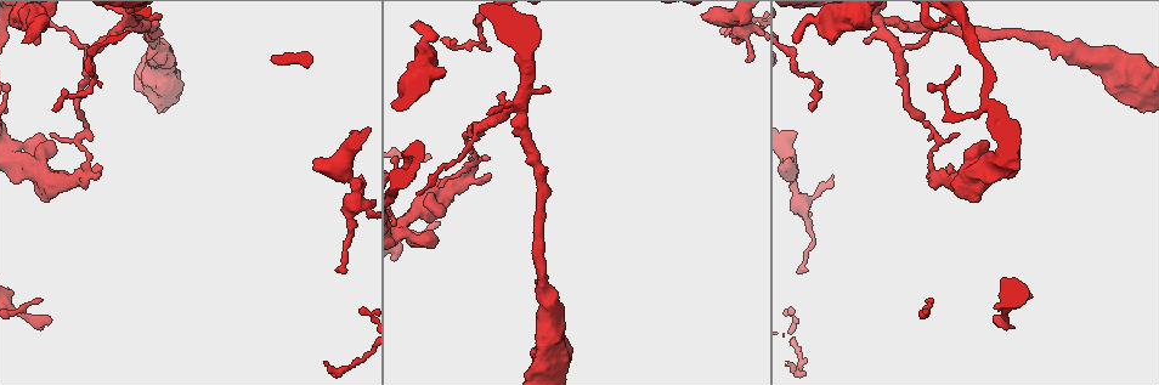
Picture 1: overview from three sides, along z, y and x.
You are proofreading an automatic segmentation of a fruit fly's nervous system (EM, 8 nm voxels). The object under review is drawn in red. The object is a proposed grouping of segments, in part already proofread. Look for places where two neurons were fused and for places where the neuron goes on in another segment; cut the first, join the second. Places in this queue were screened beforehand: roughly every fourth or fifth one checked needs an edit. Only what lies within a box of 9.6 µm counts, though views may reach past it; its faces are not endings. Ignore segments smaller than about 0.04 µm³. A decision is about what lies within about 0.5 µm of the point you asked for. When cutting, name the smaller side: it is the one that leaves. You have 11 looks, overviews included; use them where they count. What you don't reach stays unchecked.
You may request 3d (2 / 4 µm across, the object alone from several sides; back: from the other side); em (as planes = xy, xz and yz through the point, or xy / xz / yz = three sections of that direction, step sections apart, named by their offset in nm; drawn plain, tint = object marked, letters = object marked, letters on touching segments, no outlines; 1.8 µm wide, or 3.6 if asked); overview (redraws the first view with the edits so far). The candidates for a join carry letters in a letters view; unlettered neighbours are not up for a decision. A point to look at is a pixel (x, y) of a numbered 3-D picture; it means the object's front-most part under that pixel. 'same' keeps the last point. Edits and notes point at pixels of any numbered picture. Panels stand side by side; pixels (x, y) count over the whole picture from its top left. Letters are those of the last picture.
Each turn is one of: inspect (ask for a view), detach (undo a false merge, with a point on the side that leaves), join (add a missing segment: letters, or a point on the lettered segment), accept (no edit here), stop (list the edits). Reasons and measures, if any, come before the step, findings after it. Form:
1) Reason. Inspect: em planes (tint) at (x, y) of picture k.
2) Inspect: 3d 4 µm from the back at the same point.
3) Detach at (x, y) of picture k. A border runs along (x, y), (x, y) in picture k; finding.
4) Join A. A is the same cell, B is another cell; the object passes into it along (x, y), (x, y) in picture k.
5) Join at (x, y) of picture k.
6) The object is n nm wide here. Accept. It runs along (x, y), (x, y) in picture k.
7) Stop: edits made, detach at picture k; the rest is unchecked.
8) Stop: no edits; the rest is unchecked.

Abrupt turn. Inspect: em xy step 8 (letters) at (943, 179) of picture 1.

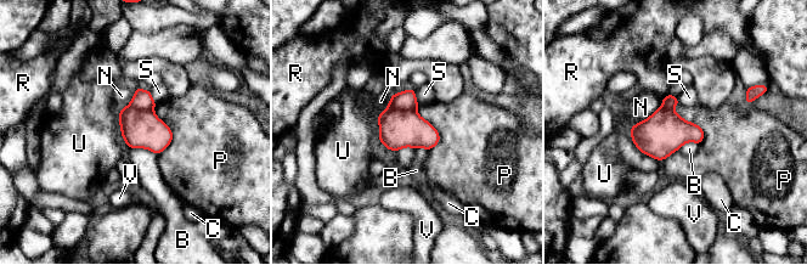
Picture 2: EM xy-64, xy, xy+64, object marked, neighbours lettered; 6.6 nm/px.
Detach at (398, 128) of picture 2. B, C, N, P, R, S, U and V are other cells; a border runs along (389, 105), (396, 108), (415, 110) in picture 2; a second neuron is stuck on.

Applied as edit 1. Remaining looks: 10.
Redraw. Inspect: overview.

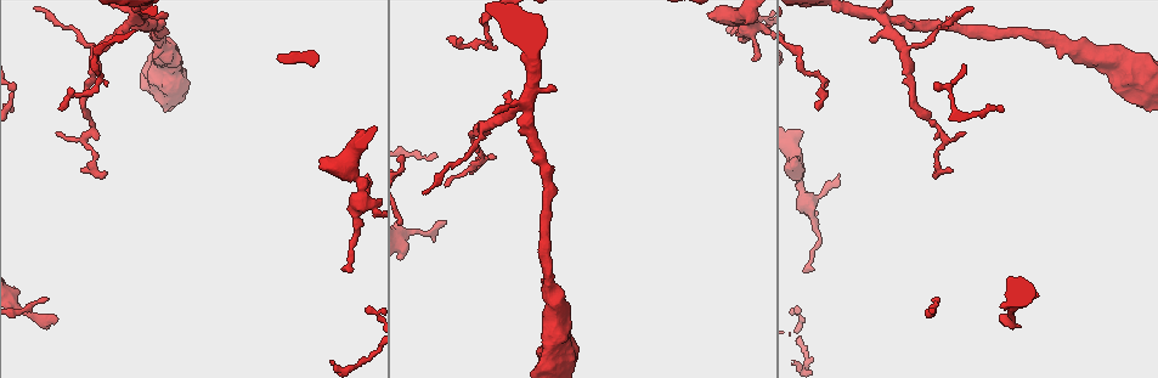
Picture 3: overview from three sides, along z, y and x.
Sharp bend. Inspect: 3d 2 µm at (526, 113) of picture 3.

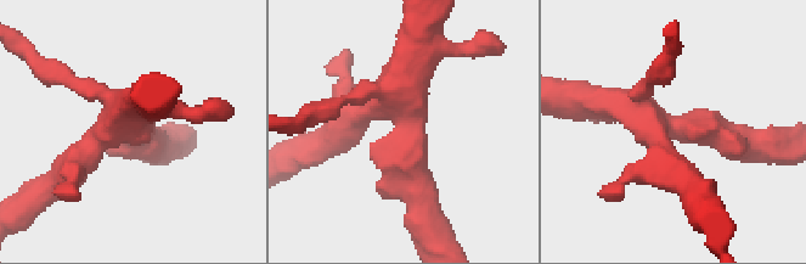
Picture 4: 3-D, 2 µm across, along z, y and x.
Shape alone is not enough. Inspect: em xy step 16 (tint) at (673, 131) of picture 4.

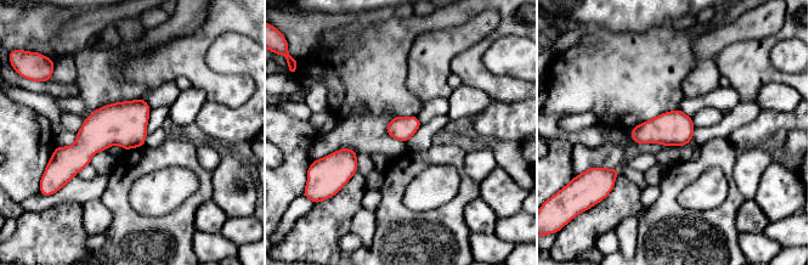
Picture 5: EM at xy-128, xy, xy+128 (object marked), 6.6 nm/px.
Inspect: em planes (letters) at the same point.

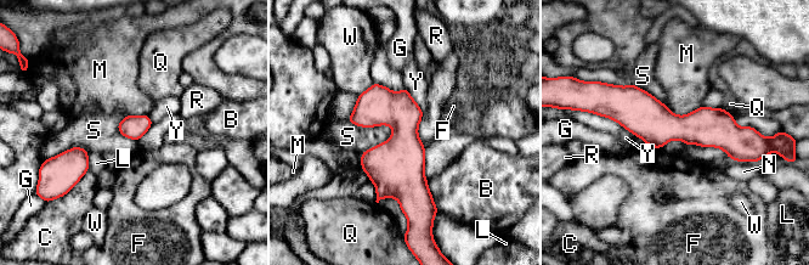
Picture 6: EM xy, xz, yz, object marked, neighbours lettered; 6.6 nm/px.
The object is 160 nm wide here. Accept. B, C, F, G, L, M, N, Q, R, S, W and Y are other cells; a border runs along (348, 118), (392, 133) in picture 6; continuous, no second neuron.

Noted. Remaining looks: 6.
End of a long branch. Inspect: 3d 2 µm at (1002, 320) of picture 3.

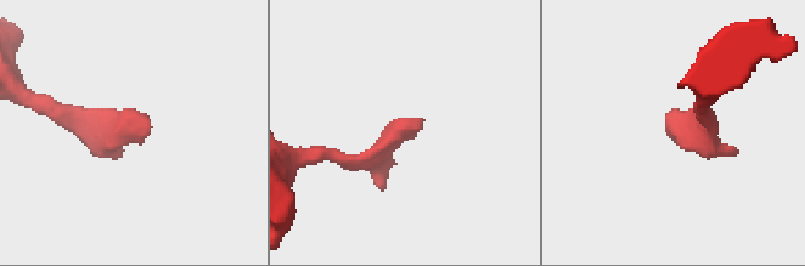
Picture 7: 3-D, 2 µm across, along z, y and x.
Need the tissue. Inspect: em 3.6 µm planes (letters) at (150, 131) of picture 7.

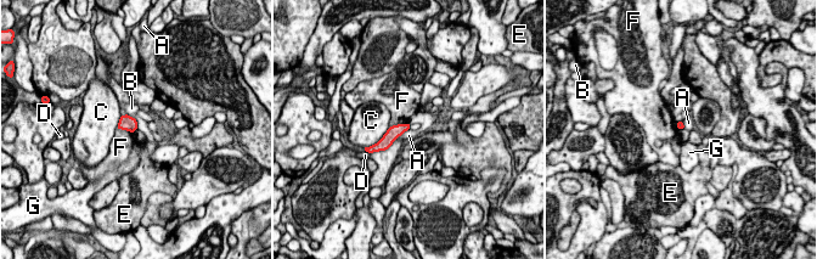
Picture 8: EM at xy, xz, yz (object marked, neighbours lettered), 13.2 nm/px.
Accept. A, B, C, D, E, F and G are other cells; a border runs along (127, 113), (135, 119), (137, 128) in picture 8; no lettered segment goes on from it.

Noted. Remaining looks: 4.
Stop: edits made, detach at picture 2; the rest is unchecked.

